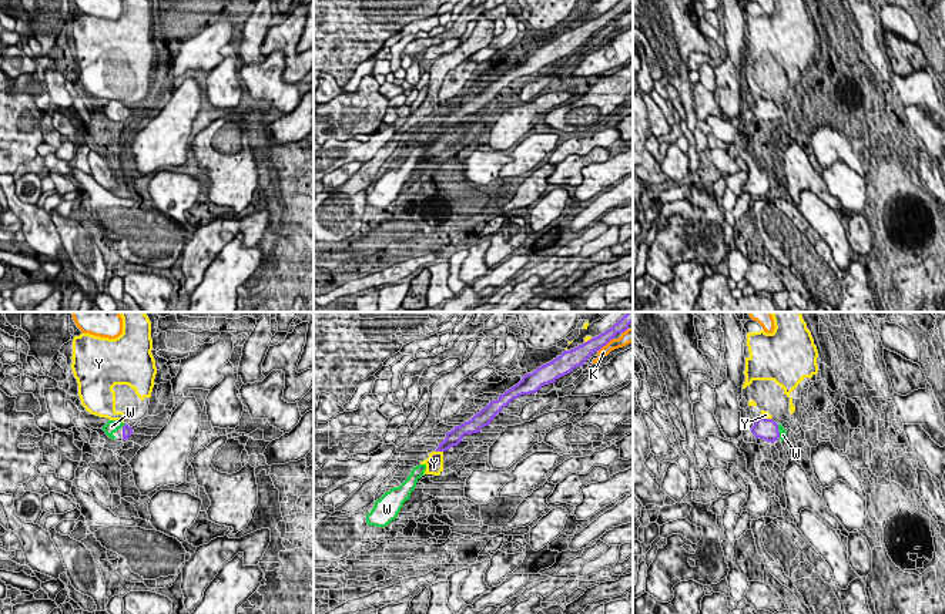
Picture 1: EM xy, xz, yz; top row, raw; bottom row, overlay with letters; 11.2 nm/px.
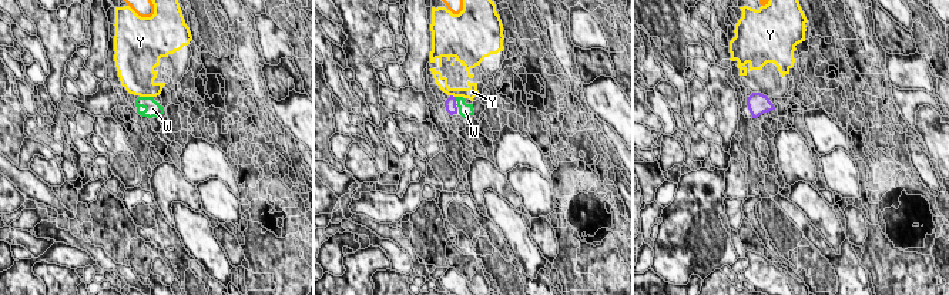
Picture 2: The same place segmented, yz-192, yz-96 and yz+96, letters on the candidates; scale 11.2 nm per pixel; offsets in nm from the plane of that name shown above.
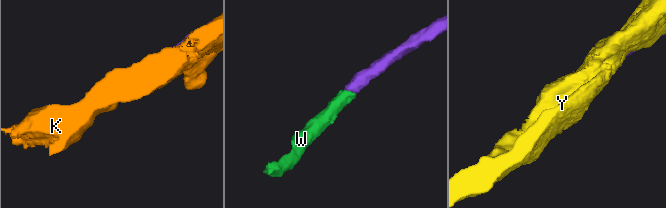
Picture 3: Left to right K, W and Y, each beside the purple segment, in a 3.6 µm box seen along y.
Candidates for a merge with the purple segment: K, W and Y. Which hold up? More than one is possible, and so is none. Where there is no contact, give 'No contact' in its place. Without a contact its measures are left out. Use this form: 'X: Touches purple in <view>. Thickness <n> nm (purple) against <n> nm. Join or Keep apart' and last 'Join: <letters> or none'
K: Touches purple in xz. Thickness 160 nm (purple) against 140 nm. Keep apart
W: Touches purple in yz. Thickness 240 nm (purple) against 100 nm. Join
Y: Touches purple in xz. Thickness 180 nm (purple) against 190 nm. Keep apart
Join: W

